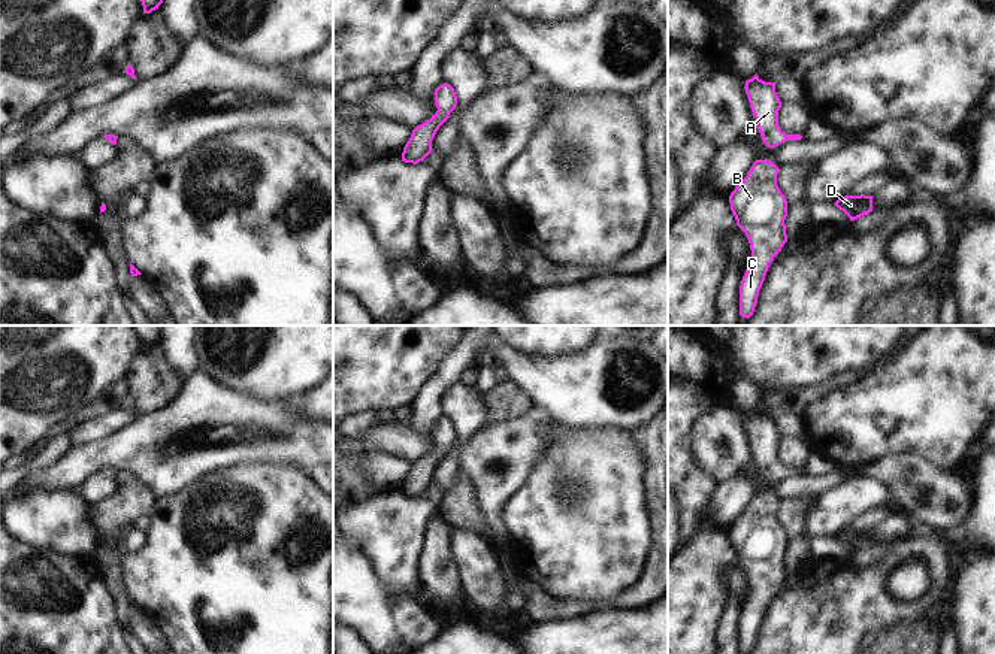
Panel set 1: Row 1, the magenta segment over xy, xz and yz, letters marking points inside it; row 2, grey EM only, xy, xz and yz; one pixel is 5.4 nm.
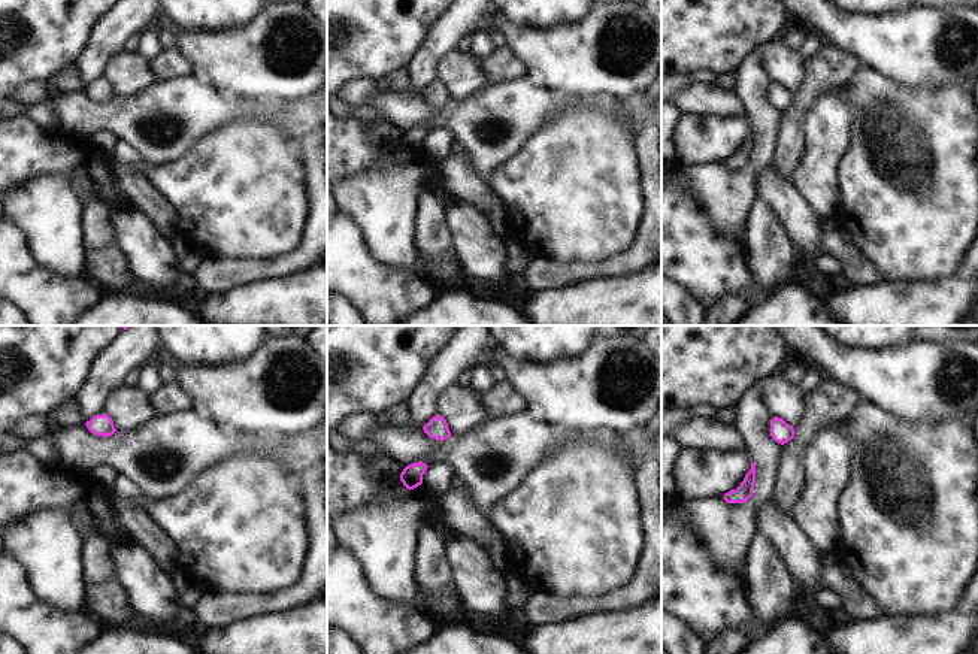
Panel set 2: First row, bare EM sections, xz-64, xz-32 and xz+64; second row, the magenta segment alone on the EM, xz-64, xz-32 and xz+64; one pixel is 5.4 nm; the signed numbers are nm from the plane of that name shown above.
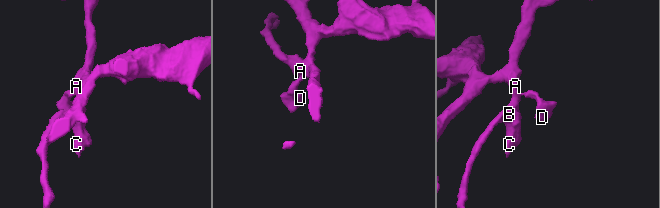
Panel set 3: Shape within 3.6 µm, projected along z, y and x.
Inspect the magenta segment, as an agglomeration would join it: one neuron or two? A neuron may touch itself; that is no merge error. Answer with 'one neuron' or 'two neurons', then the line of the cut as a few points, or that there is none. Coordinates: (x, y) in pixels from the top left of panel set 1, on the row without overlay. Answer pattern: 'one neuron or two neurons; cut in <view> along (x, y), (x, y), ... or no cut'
one neuron; no cut

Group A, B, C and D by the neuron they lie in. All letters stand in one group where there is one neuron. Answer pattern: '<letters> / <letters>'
A B C D

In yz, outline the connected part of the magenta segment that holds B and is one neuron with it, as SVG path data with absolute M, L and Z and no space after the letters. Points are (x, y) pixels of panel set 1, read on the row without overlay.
M756 494L729 530L737 560L746 567L751 594L740 620L740 650L750 653L769 599L787 576L787 535L777 520L778 502Z

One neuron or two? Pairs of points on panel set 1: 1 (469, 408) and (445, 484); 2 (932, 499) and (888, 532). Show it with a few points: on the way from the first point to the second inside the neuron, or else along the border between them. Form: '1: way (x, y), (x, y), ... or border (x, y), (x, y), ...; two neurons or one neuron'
1: way (466, 427), (448, 465); one neuron
2: border (897, 508), (907, 512), (922, 530); two neurons

